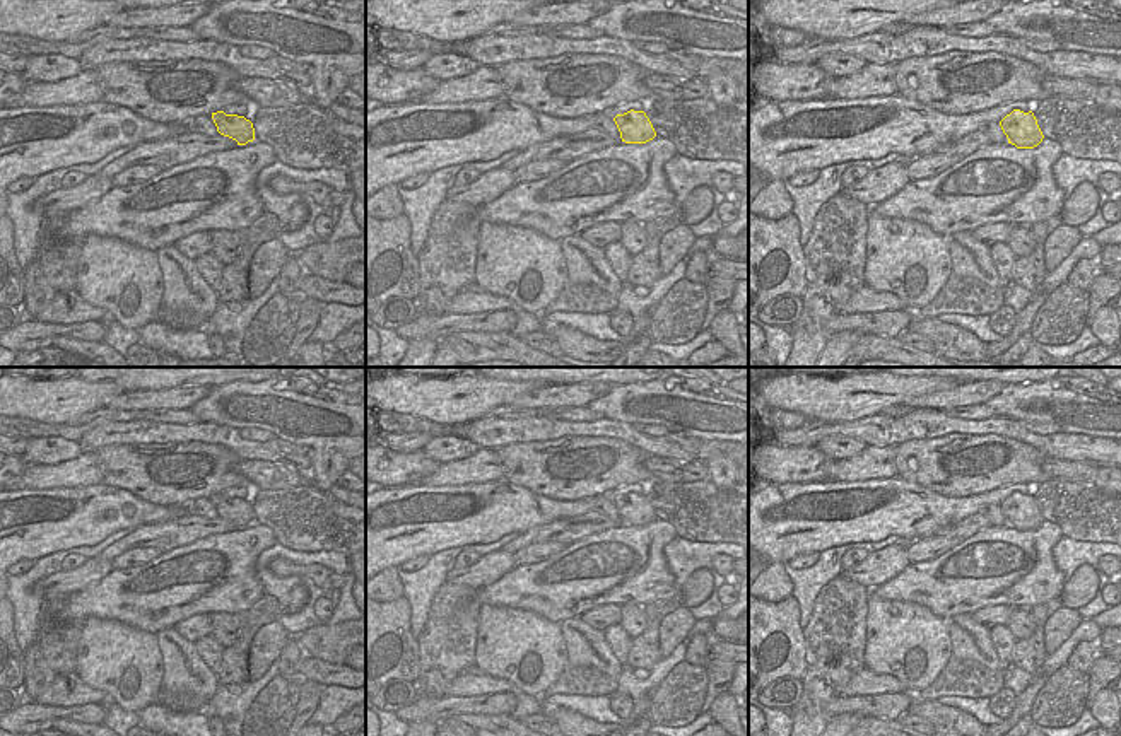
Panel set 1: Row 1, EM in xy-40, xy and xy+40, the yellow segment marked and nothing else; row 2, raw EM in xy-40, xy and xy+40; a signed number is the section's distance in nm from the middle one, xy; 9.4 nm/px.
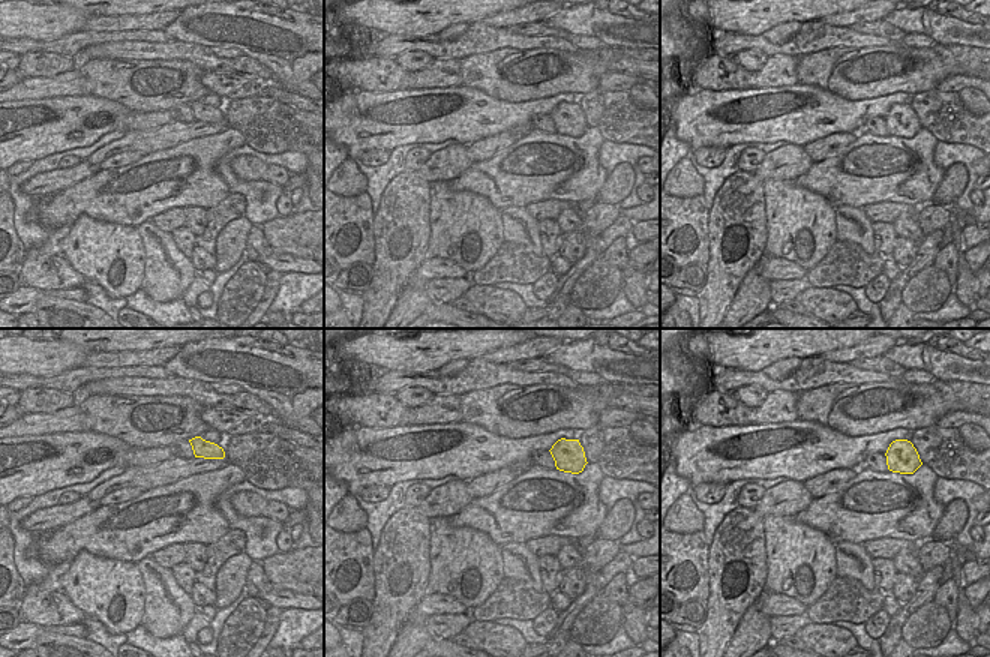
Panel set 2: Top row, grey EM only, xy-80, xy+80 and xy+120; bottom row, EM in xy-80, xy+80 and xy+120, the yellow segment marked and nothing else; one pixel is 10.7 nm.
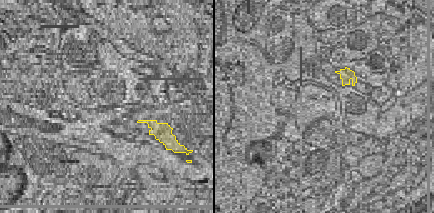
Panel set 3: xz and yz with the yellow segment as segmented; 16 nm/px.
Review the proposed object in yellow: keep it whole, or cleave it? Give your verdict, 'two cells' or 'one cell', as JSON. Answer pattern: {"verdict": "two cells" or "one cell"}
{"verdict": "one cell"}

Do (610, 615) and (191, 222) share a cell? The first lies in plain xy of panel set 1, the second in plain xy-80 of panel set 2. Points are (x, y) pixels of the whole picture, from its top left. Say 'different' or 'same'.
same

